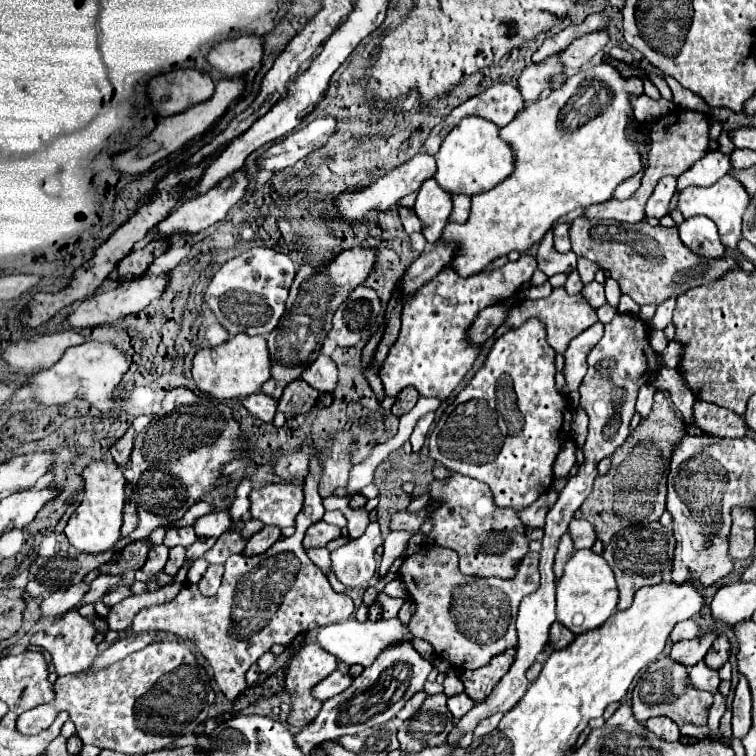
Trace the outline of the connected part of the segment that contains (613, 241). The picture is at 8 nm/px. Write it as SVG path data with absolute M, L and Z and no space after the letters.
M578 217L570 225L570 241L572 251L578 257L596 261L620 283L622 293L630 295L638 305L660 305L666 299L680 297L680 293L714 281L716 277L722 277L724 271L736 267L736 261L730 255L716 259L700 257L680 241L676 227L652 227L648 221L624 223L616 219Z

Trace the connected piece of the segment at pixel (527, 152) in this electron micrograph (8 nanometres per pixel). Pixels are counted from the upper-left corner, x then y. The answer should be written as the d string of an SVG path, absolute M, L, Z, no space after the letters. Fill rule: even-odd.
M608 63L592 65L572 75L548 97L528 105L514 117L512 123L502 127L500 139L504 139L514 151L514 171L490 191L470 197L472 213L466 223L450 221L444 227L444 243L450 241L456 245L448 267L454 269L460 277L482 273L500 255L508 255L510 251L524 253L534 243L540 243L550 231L552 223L562 219L568 211L612 199L616 187L642 169L638 149L626 137L626 121L632 117L632 107L628 101L630 93L642 95L640 77L622 79L620 73Z

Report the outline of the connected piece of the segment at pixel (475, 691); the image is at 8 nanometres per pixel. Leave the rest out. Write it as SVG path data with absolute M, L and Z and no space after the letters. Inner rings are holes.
M510 649L508 653L500 653L494 657L494 661L490 661L484 669L474 669L474 671L462 671L460 679L466 687L468 697L472 697L474 703L482 703L492 689L496 687L496 683L502 679L504 673L508 673L512 661L514 661L514 651Z

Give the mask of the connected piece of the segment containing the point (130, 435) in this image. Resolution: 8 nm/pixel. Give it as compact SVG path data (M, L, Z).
M130 427L110 449L112 457L116 459L116 463L122 467L124 461L128 461L130 457L130 451L132 451L132 439L134 439L134 427Z

